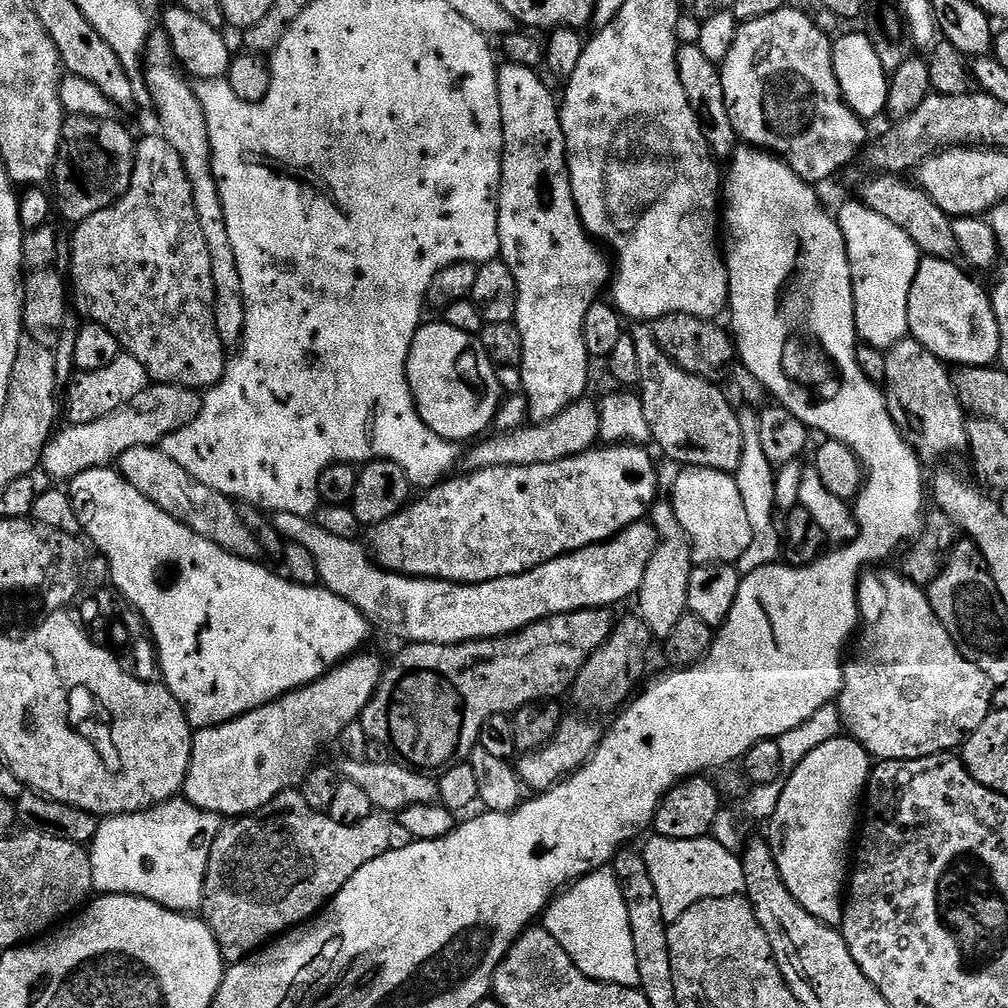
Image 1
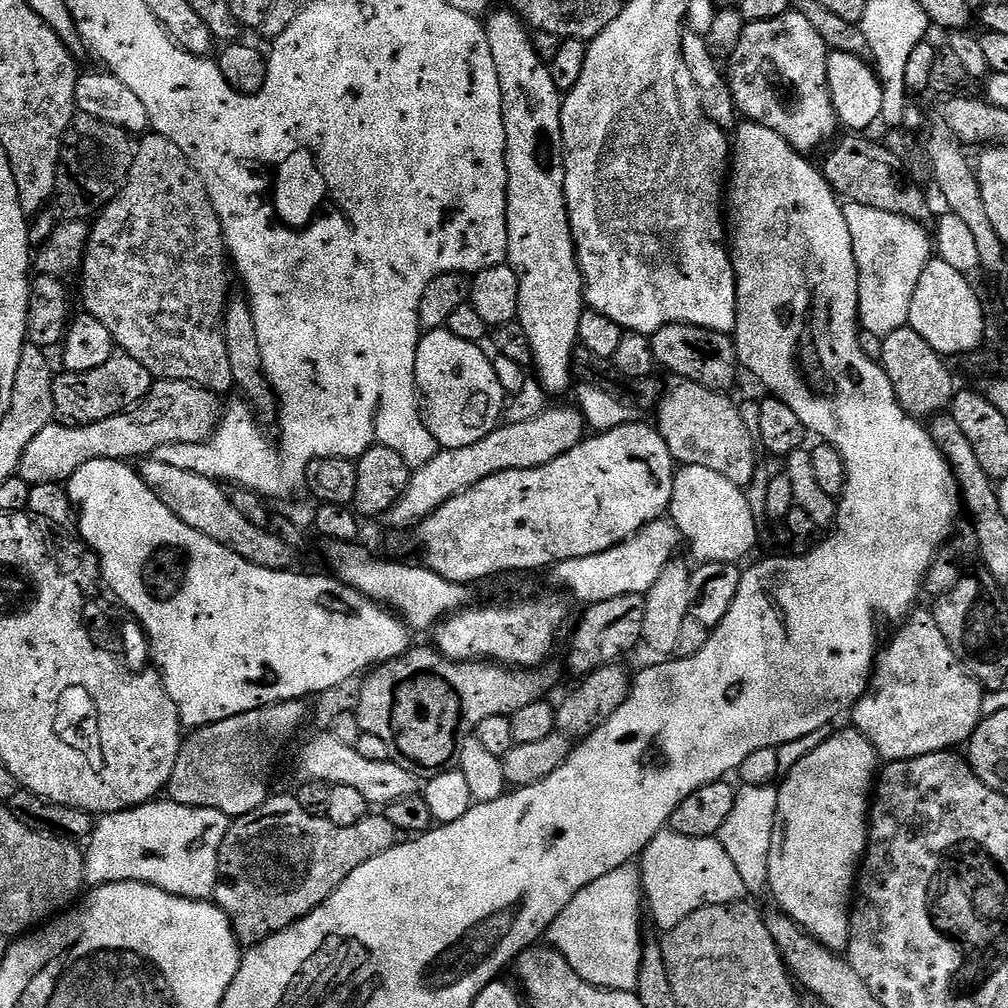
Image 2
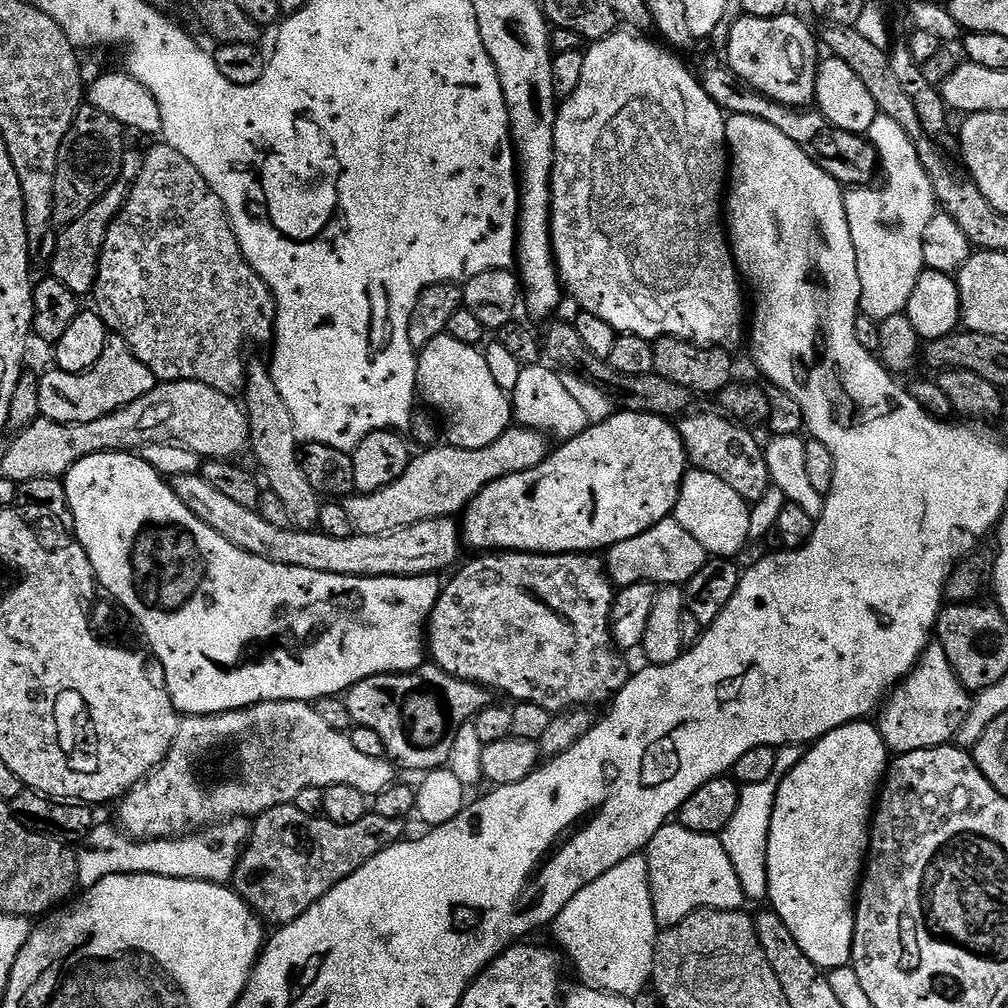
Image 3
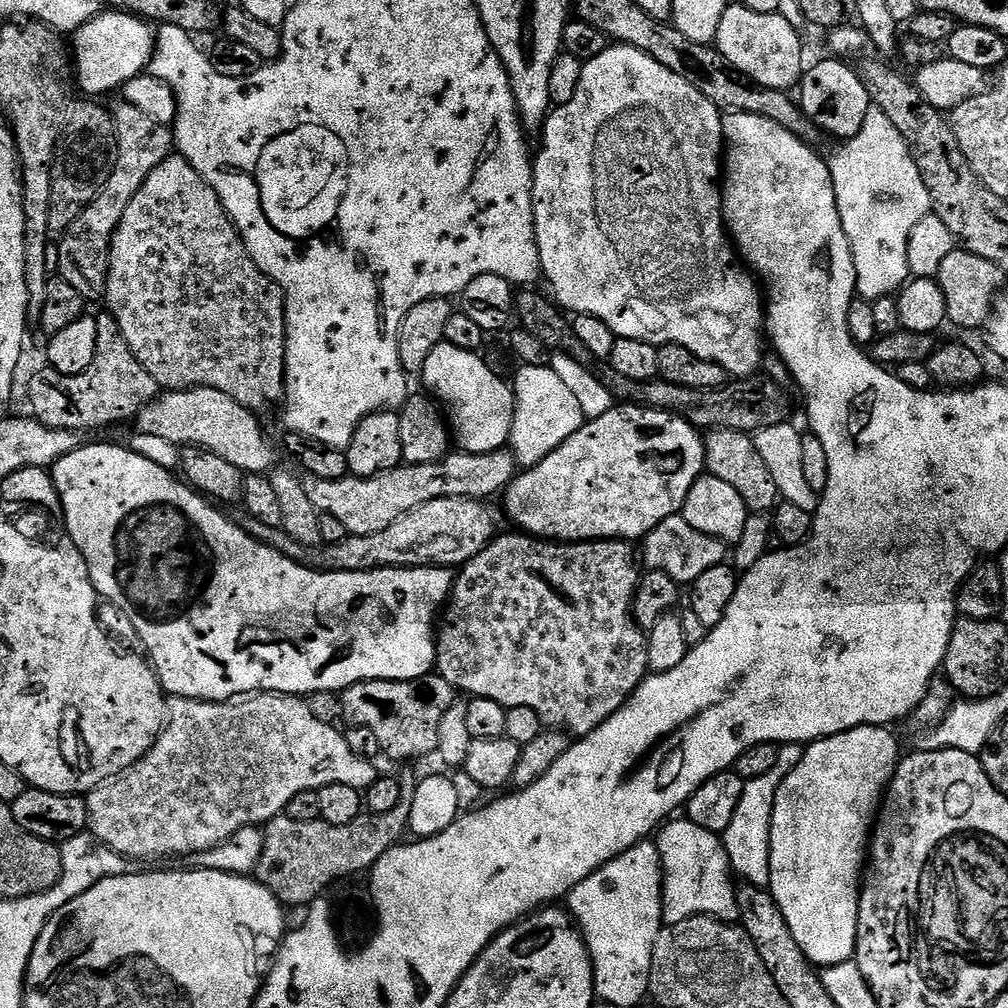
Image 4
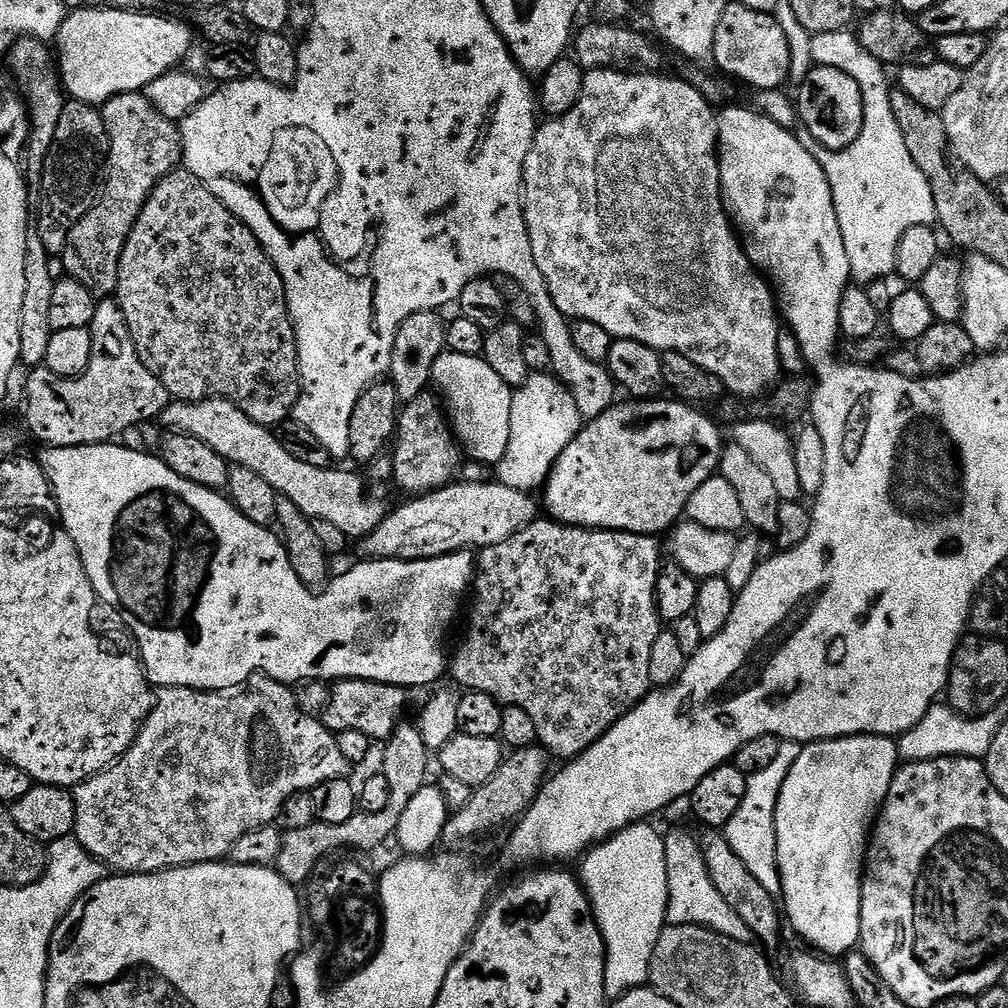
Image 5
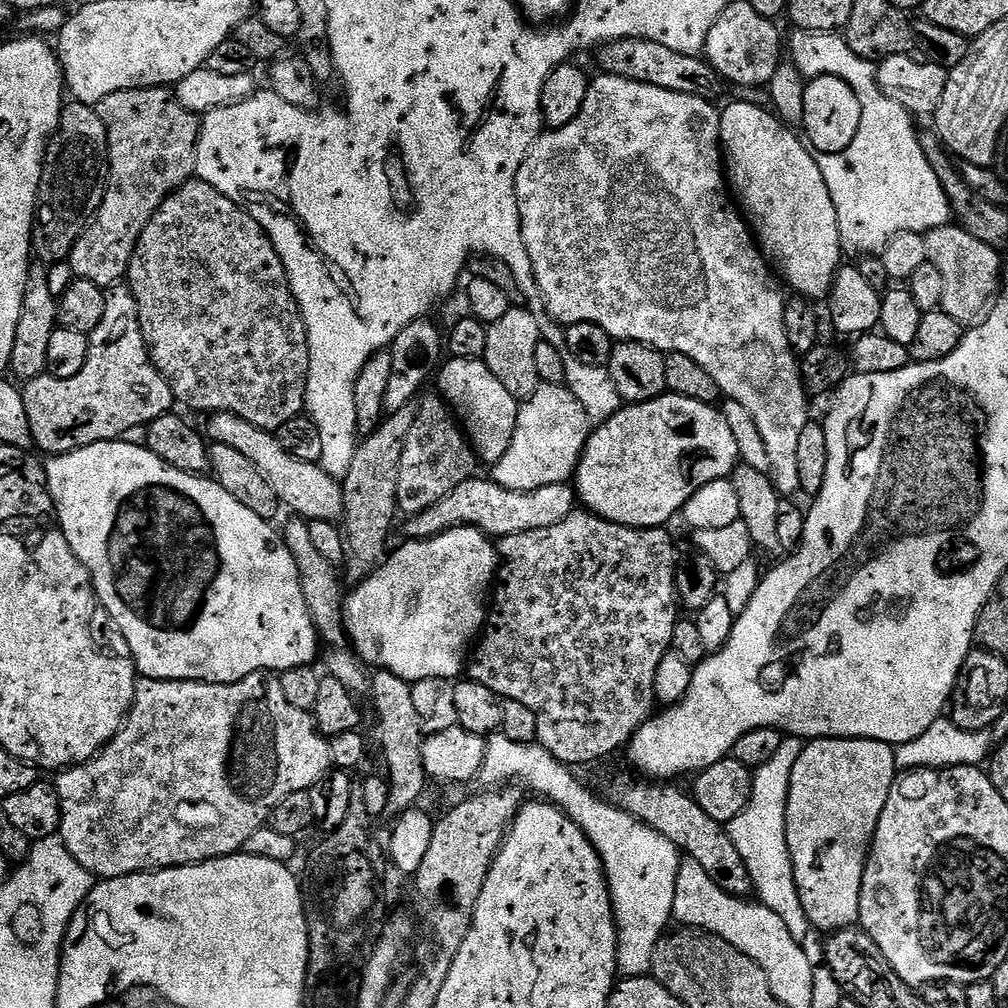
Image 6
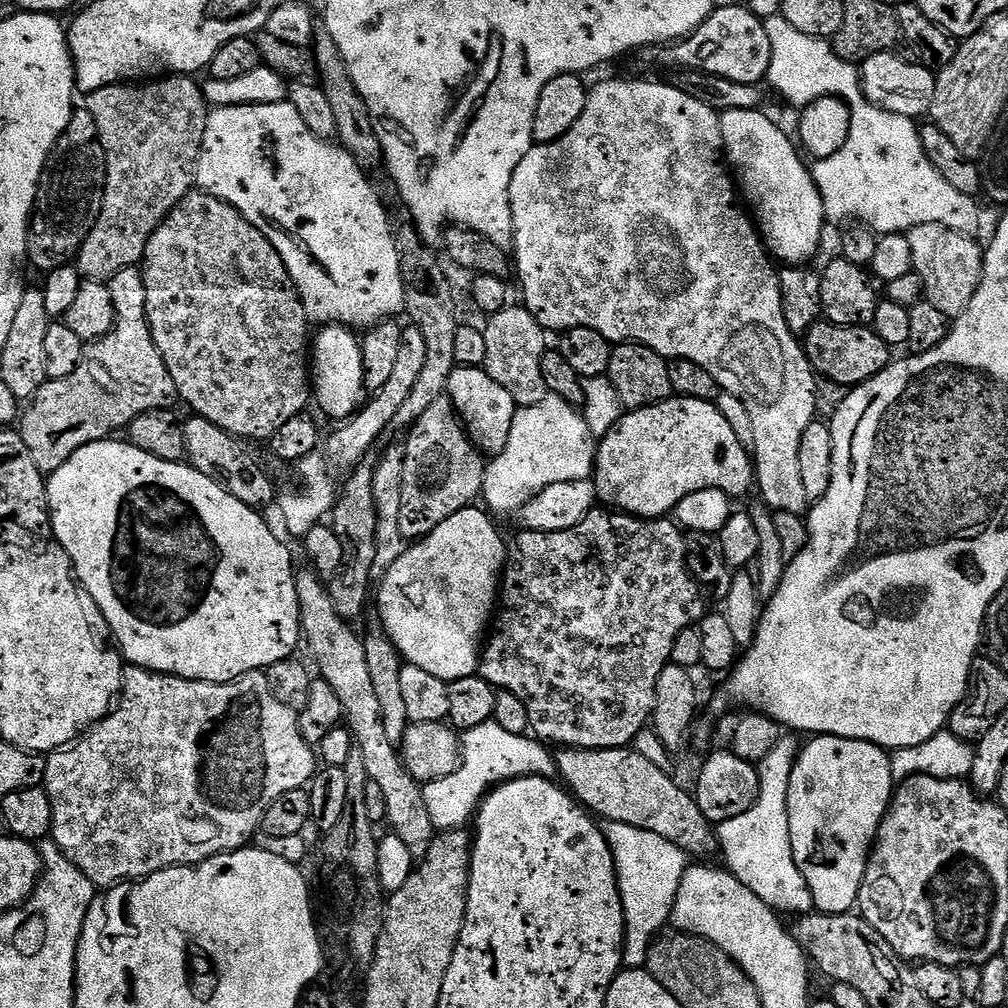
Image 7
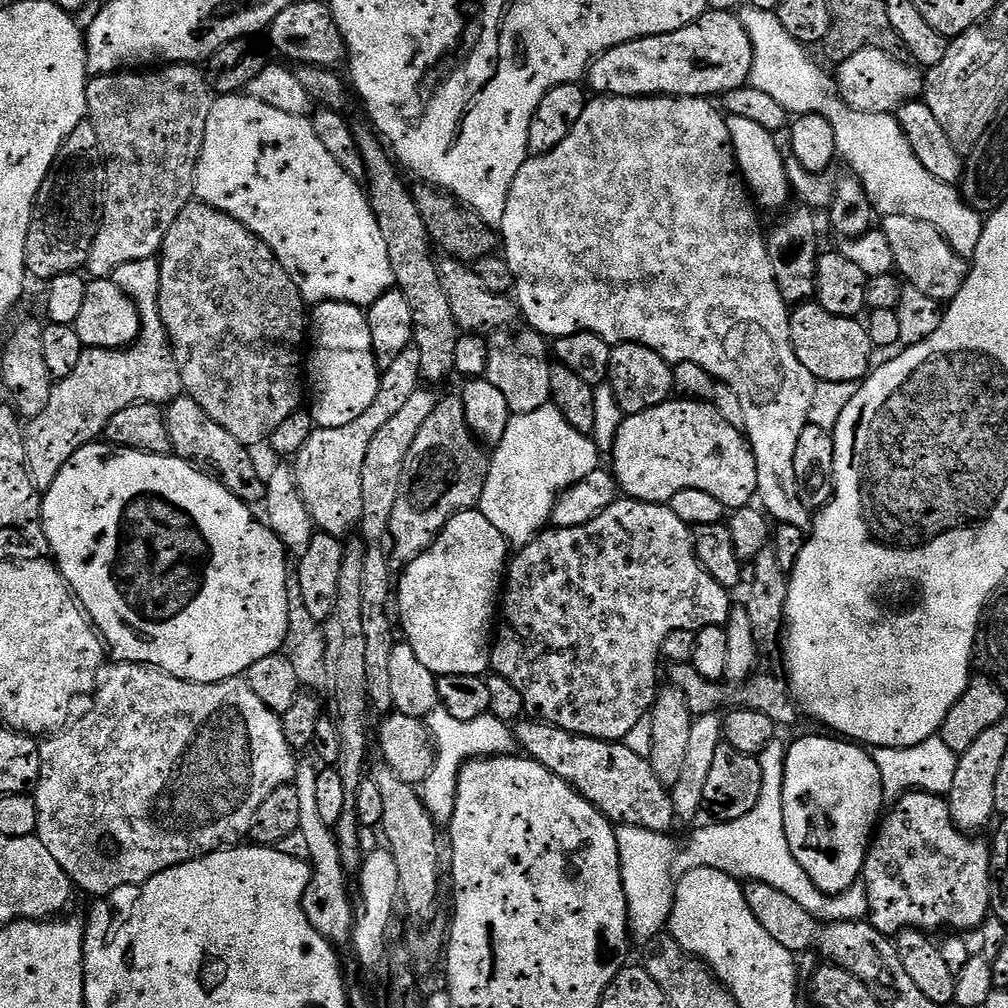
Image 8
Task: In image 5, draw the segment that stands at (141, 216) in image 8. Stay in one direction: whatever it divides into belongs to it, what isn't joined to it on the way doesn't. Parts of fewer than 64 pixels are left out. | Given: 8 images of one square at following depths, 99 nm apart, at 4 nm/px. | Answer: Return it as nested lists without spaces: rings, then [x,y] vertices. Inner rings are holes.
[[[144,92],[110,98],[100,108],[100,117],[106,122],[106,134],[112,140],[104,190],[95,206],[70,230],[62,263],[68,271],[65,273],[82,282],[92,296],[108,298],[118,286],[122,250],[130,230],[134,230],[134,222],[138,222],[138,214],[142,214],[142,206],[146,206],[154,186],[181,167],[184,138],[181,125],[161,114]]]

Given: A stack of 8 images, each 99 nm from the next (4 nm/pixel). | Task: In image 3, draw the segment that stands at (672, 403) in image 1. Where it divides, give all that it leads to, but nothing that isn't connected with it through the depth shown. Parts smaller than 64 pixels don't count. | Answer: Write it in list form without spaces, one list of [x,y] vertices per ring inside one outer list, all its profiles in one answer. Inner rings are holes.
[[[692,410],[679,421],[678,427],[684,449],[688,451],[688,463],[692,468],[701,468],[706,474],[715,474],[717,478],[722,478],[726,486],[731,486],[749,502],[754,502],[762,498],[762,494],[766,494],[770,481],[764,448],[748,433],[751,431],[745,425],[737,424],[716,410]]]

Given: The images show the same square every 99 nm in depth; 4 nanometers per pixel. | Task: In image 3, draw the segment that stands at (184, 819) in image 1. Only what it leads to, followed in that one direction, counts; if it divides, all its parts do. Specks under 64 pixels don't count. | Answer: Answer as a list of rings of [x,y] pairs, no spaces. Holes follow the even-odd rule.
[[[233,816],[203,830],[192,830],[171,840],[134,840],[124,835],[119,827],[93,827],[79,841],[76,852],[76,878],[81,889],[94,887],[102,878],[125,874],[165,876],[179,880],[205,880],[211,884],[227,885],[236,872],[240,853],[248,843],[250,824],[243,816]]]

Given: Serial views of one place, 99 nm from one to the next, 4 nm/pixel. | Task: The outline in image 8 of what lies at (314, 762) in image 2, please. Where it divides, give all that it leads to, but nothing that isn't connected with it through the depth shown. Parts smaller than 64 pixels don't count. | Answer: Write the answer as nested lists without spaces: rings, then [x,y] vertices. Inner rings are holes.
[[[123,662],[113,663],[113,668],[109,667],[103,673],[102,679],[99,681],[98,687],[95,689],[94,697],[96,701],[92,704],[92,709],[77,722],[71,726],[65,727],[63,730],[49,735],[47,739],[40,744],[40,780],[34,789],[34,799],[38,806],[38,826],[36,827],[36,836],[42,842],[46,849],[50,850],[51,857],[62,866],[62,870],[66,872],[72,880],[73,885],[77,889],[80,888],[84,892],[89,892],[92,898],[103,898],[109,896],[114,890],[118,890],[122,886],[130,886],[131,884],[142,885],[147,880],[153,880],[158,874],[162,874],[166,870],[170,870],[179,864],[185,864],[187,860],[198,860],[202,856],[209,856],[211,852],[219,852],[229,846],[236,846],[241,843],[240,840],[249,835],[252,831],[252,823],[255,822],[255,816],[258,814],[259,807],[266,802],[270,794],[273,794],[279,787],[291,785],[295,781],[297,774],[298,757],[297,753],[286,742],[286,734],[284,733],[284,721],[274,710],[270,710],[270,706],[266,706],[266,702],[262,702],[262,698],[258,698],[258,694],[254,694],[254,690],[249,686],[247,679],[237,678],[234,680],[223,680],[217,684],[195,684],[194,682],[186,682],[174,678],[170,674],[166,674],[160,668],[150,668],[147,664],[126,664]]]

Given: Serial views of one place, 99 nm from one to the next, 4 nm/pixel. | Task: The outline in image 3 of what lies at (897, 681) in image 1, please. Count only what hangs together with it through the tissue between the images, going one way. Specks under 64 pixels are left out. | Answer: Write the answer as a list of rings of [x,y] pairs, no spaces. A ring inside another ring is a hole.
[[[939,642],[929,643],[911,672],[888,693],[879,709],[878,727],[889,753],[942,748],[955,741],[972,702],[973,697],[954,674],[954,666],[950,666],[946,650]]]

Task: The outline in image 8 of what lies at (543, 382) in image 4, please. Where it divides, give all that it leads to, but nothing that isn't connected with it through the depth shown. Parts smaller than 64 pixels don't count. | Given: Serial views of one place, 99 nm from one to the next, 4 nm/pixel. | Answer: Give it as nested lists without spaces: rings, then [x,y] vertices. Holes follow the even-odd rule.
[[[549,402],[533,413],[513,415],[506,426],[506,434],[502,434],[502,442],[495,445],[488,465],[488,476],[485,479],[485,488],[481,492],[478,511],[487,520],[494,522],[504,539],[523,546],[533,536],[545,531],[546,525],[552,519],[552,511],[556,509],[556,502],[566,488],[573,488],[582,482],[591,472],[601,467],[602,453],[596,447],[595,439],[589,433],[574,430],[566,418],[562,418],[562,410]]]

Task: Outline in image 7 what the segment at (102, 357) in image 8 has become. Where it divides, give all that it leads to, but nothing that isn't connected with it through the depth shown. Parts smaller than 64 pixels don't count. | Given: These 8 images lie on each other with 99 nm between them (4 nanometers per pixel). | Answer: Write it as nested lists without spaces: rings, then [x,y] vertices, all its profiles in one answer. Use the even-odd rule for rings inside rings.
[[[139,267],[127,268],[126,270],[118,270],[118,274],[114,274],[114,278],[108,284],[110,294],[114,298],[114,310],[116,311],[116,327],[108,332],[100,340],[91,341],[84,349],[84,357],[78,366],[78,370],[74,370],[74,374],[70,374],[70,378],[62,378],[61,380],[47,379],[40,389],[30,400],[28,409],[23,409],[22,415],[18,420],[18,431],[22,442],[26,442],[26,450],[30,450],[30,458],[34,458],[34,466],[38,466],[38,470],[45,474],[56,472],[62,466],[62,462],[66,462],[76,452],[82,450],[82,446],[86,446],[90,442],[98,442],[106,440],[117,435],[119,430],[127,429],[128,425],[134,422],[134,418],[138,418],[142,414],[146,414],[150,410],[158,410],[159,408],[171,409],[172,403],[177,403],[176,387],[174,386],[174,378],[170,376],[170,370],[166,368],[166,362],[162,358],[162,354],[158,352],[158,346],[152,337],[150,322],[146,312],[146,282],[144,281],[144,273]]]

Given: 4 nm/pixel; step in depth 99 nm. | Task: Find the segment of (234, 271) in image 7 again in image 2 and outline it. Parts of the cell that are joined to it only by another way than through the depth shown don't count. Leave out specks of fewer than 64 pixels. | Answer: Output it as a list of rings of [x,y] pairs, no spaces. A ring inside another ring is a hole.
[[[148,134],[144,140],[135,145],[130,174],[122,186],[120,193],[115,196],[105,208],[101,208],[98,215],[91,221],[88,234],[88,245],[84,255],[84,266],[82,277],[84,281],[80,284],[80,292],[84,295],[83,311],[89,316],[98,318],[106,330],[110,330],[115,347],[121,352],[130,354],[130,358],[138,358],[146,370],[156,380],[181,380],[196,384],[208,392],[223,394],[232,392],[234,385],[230,374],[230,358],[226,354],[226,338],[224,337],[224,311],[230,299],[228,292],[228,268],[230,272],[230,257],[224,242],[224,231],[222,222],[210,202],[210,194],[204,185],[204,179],[190,166],[186,154],[170,142],[170,138]]]

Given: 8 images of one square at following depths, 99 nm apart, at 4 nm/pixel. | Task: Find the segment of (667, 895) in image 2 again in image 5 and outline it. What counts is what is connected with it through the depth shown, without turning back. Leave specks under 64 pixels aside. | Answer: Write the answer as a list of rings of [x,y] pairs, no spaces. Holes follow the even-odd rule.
[[[676,828],[664,836],[666,850],[666,882],[668,883],[668,924],[693,924],[714,930],[718,934],[726,934],[726,938],[734,938],[738,942],[749,942],[753,939],[752,931],[730,910],[730,902],[718,894],[714,882],[710,882],[710,874],[706,870],[706,862],[702,858],[700,841],[695,835]]]

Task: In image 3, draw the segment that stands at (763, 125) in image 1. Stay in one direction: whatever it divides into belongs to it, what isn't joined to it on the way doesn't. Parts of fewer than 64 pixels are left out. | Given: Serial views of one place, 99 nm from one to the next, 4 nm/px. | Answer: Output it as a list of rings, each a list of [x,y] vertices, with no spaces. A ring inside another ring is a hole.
[[[785,14],[778,18],[754,18],[743,15],[733,24],[729,42],[726,47],[727,67],[731,68],[744,83],[761,92],[770,100],[777,100],[788,108],[804,108],[811,105],[816,98],[816,70],[818,67],[818,40],[798,17]]]

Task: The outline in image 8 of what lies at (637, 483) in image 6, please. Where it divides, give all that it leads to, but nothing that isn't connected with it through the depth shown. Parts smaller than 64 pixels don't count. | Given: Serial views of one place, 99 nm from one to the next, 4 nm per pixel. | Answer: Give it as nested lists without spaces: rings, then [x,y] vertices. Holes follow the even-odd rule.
[[[670,398],[664,404],[654,406],[650,410],[642,410],[633,416],[625,416],[616,435],[616,442],[612,447],[610,459],[612,459],[610,468],[616,477],[619,491],[630,500],[641,500],[647,504],[668,504],[674,498],[674,494],[679,494],[682,490],[703,490],[704,493],[718,498],[718,502],[722,502],[724,509],[735,510],[737,508],[747,508],[757,499],[758,470],[756,469],[756,459],[752,453],[751,444],[748,443],[741,429],[730,426],[730,422],[726,422],[726,418],[722,418],[722,414],[718,414],[718,410],[708,402]]]

